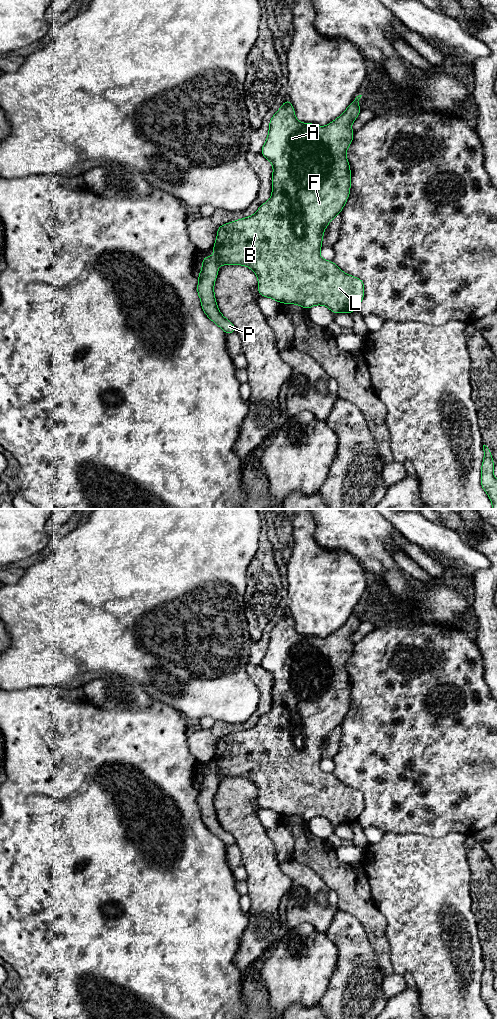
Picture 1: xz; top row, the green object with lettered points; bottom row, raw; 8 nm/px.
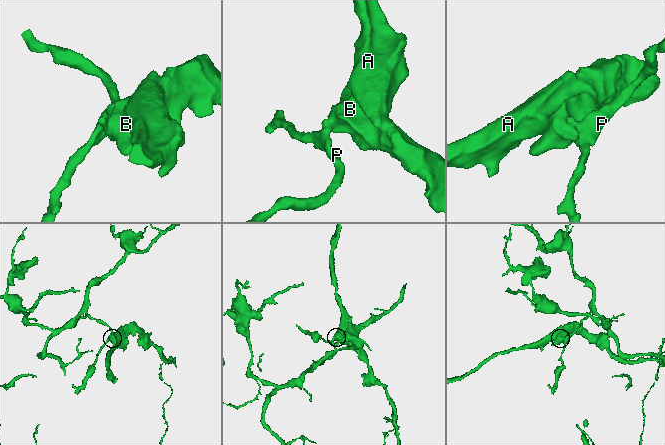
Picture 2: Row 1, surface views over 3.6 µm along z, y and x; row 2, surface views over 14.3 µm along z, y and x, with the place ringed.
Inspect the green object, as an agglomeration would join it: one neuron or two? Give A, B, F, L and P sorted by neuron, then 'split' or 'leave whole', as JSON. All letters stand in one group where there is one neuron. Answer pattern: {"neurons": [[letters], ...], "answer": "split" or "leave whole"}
{"neurons": [["A", "B", "F", "L"], ["P"]], "answer": "split"}

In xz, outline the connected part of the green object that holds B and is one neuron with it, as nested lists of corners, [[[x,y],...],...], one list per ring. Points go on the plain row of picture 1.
[[[357,608],[336,632],[324,639],[299,634],[288,611],[271,630],[268,648],[261,662],[261,666],[273,677],[271,710],[252,728],[219,738],[213,758],[214,769],[219,777],[243,777],[254,783],[261,808],[279,815],[297,816],[305,821],[324,817],[334,826],[350,826],[357,822],[363,812],[364,794],[344,785],[333,773],[320,768],[324,742],[342,723],[349,709],[351,683],[345,666],[353,652],[351,637],[361,623],[358,616],[361,608]]]

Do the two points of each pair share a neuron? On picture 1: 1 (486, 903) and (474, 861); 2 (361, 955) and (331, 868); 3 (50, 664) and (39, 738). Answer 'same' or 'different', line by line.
1: same
2: different
3: different

